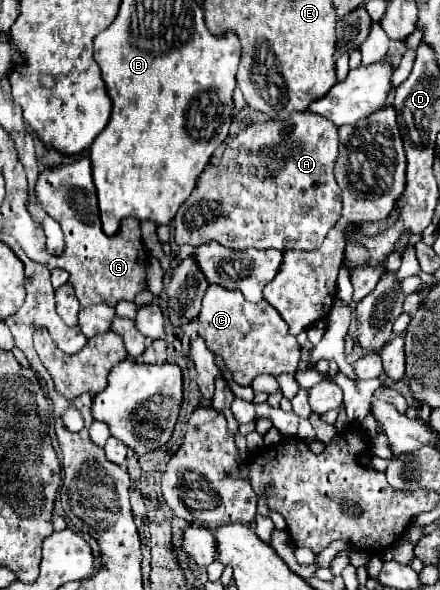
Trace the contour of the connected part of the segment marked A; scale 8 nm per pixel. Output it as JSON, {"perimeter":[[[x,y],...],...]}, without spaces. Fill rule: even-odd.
{"perimeter":[[[309,110],[295,112],[285,122],[267,120],[247,126],[225,146],[223,158],[203,170],[189,200],[179,208],[175,216],[175,242],[197,248],[215,240],[233,250],[277,248],[285,252],[293,248],[319,248],[343,212],[341,188],[335,180],[339,144],[339,128]]]}

